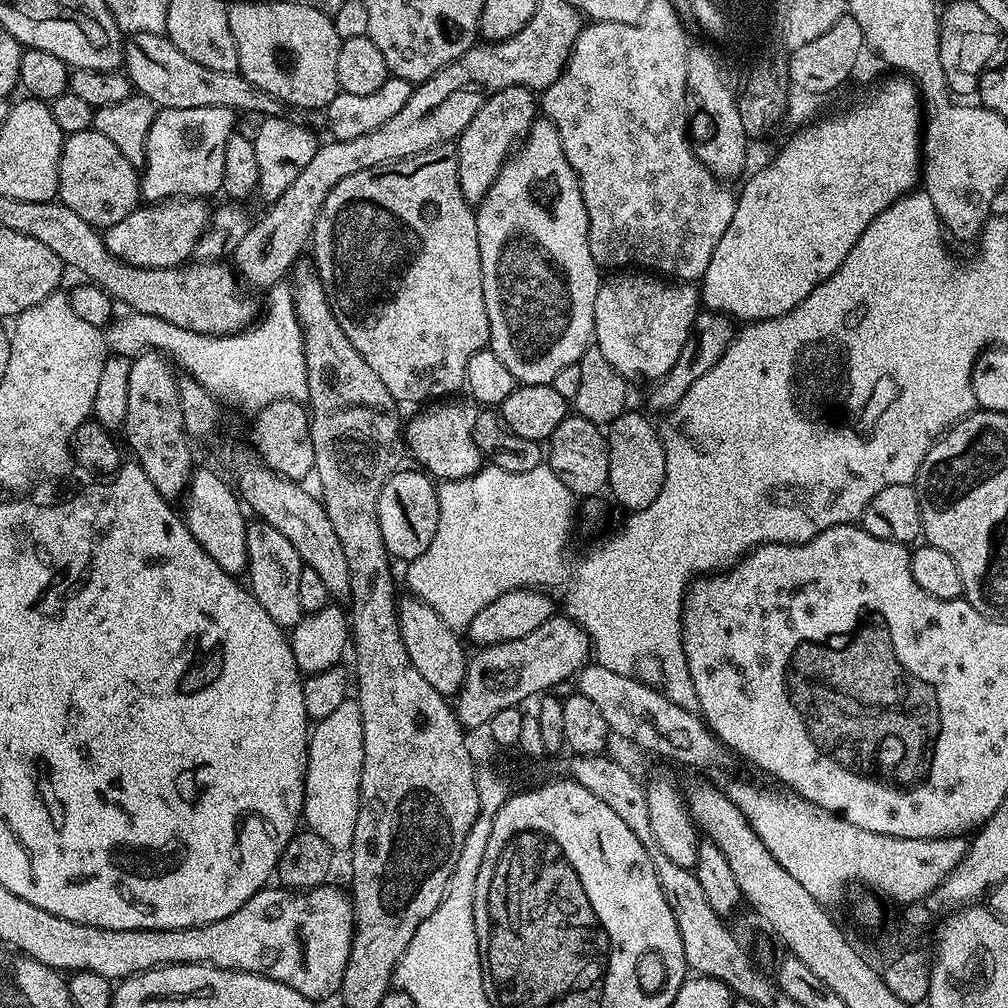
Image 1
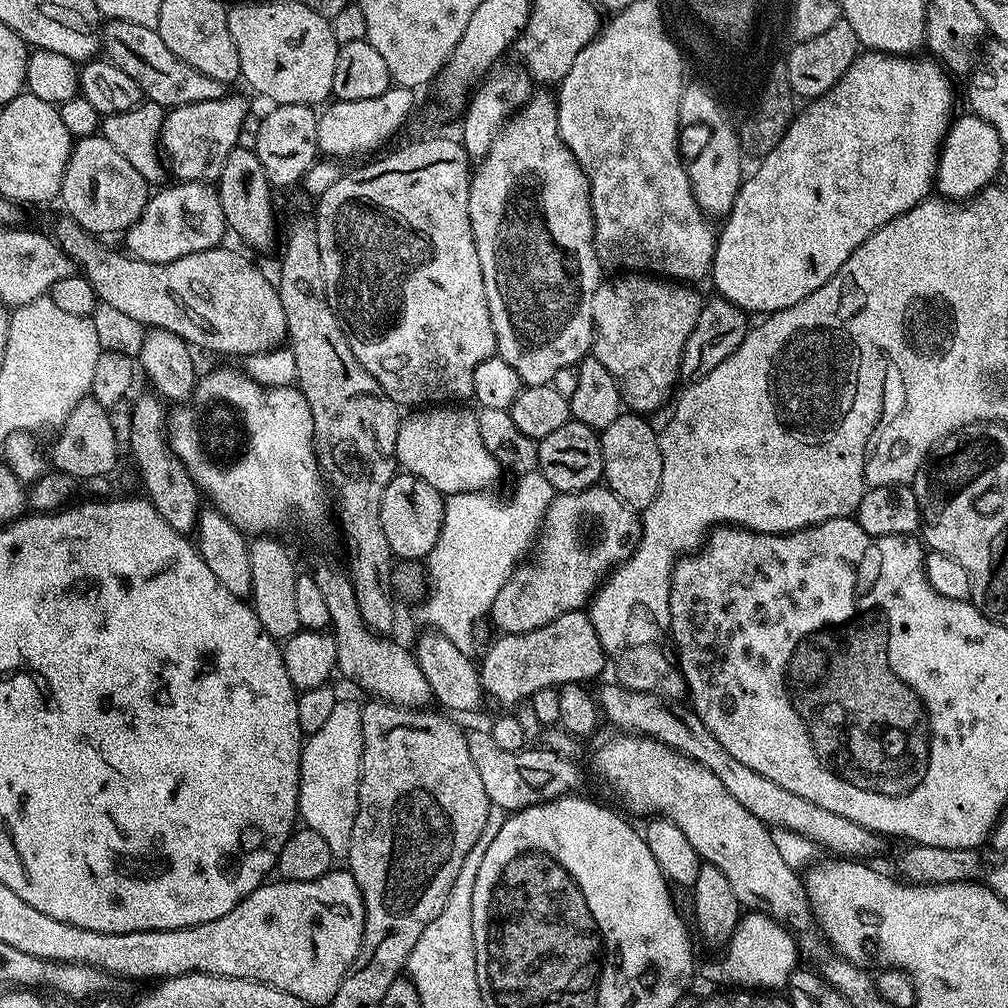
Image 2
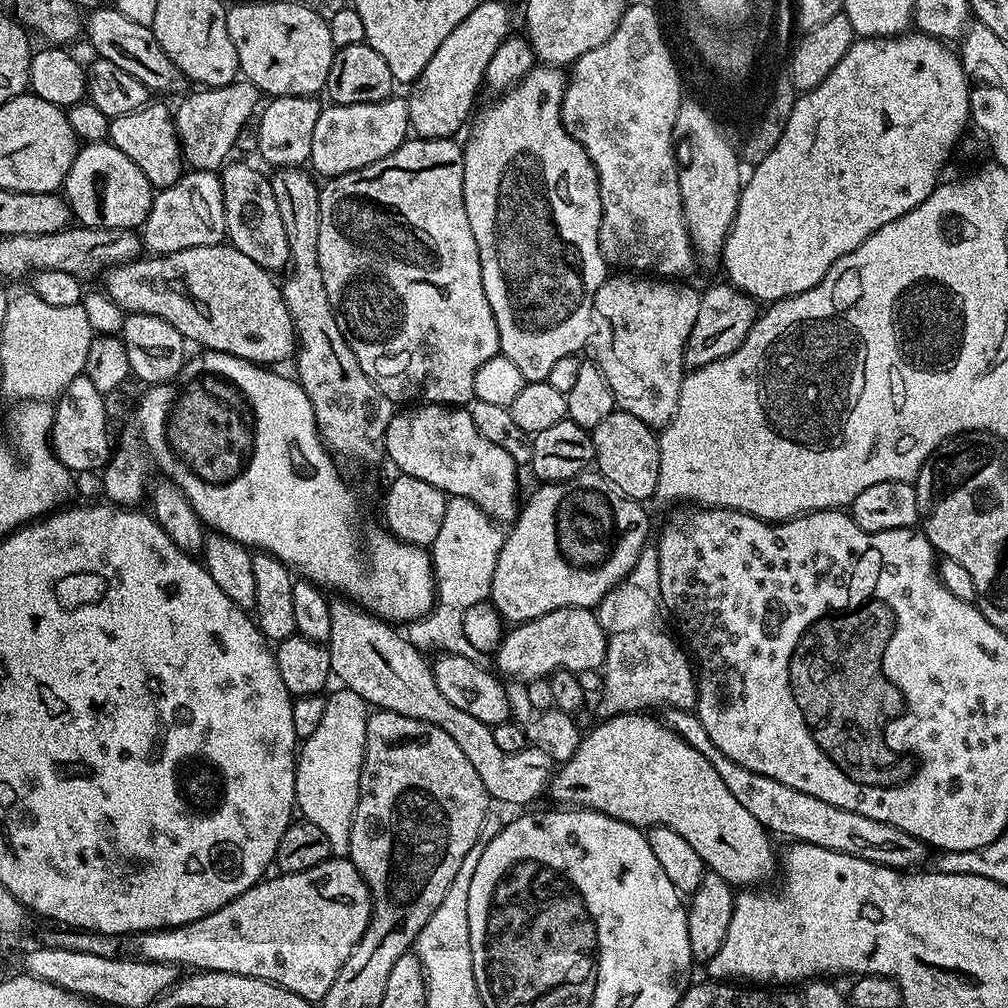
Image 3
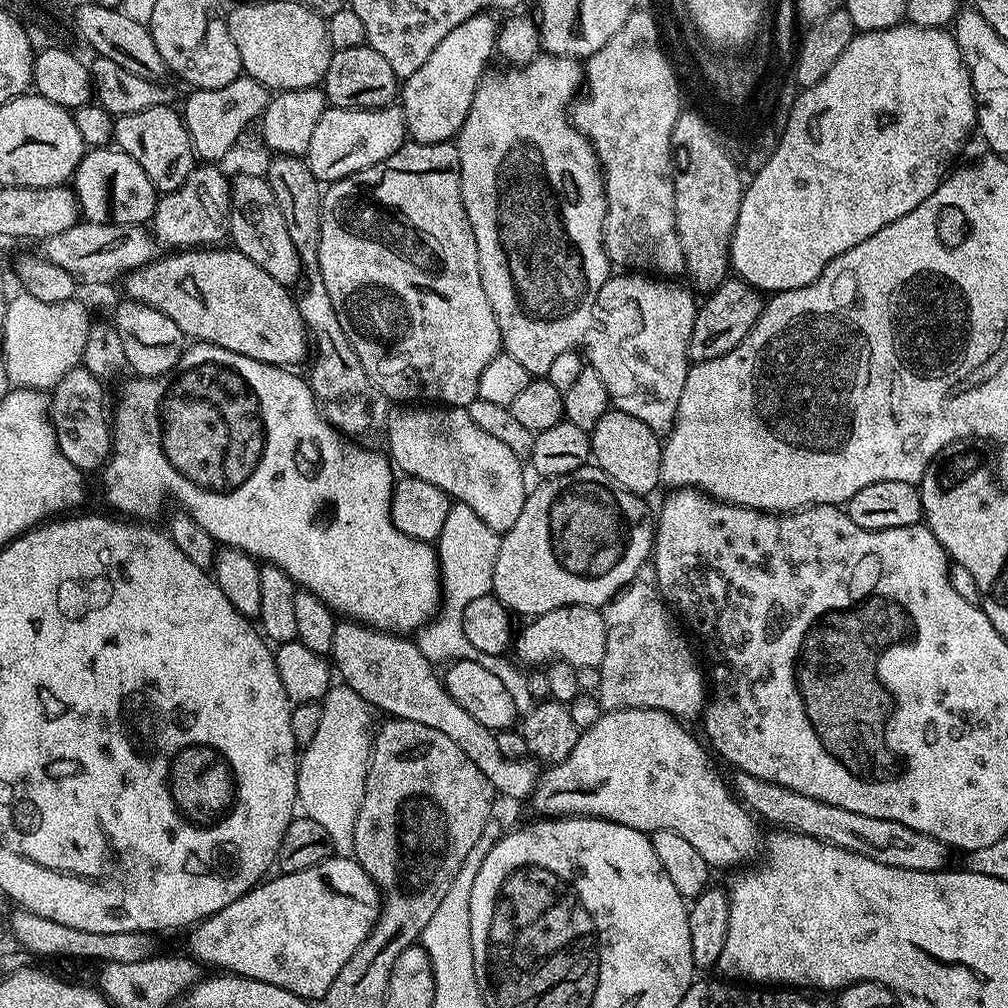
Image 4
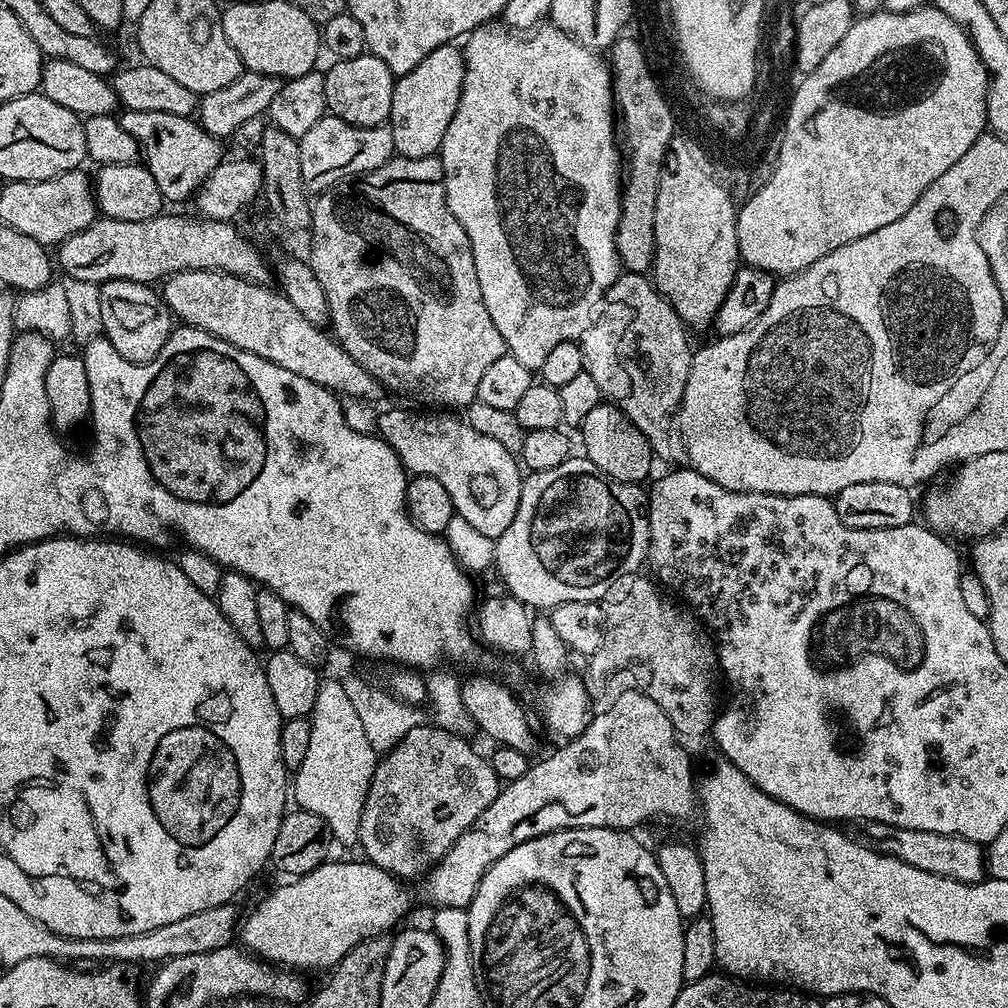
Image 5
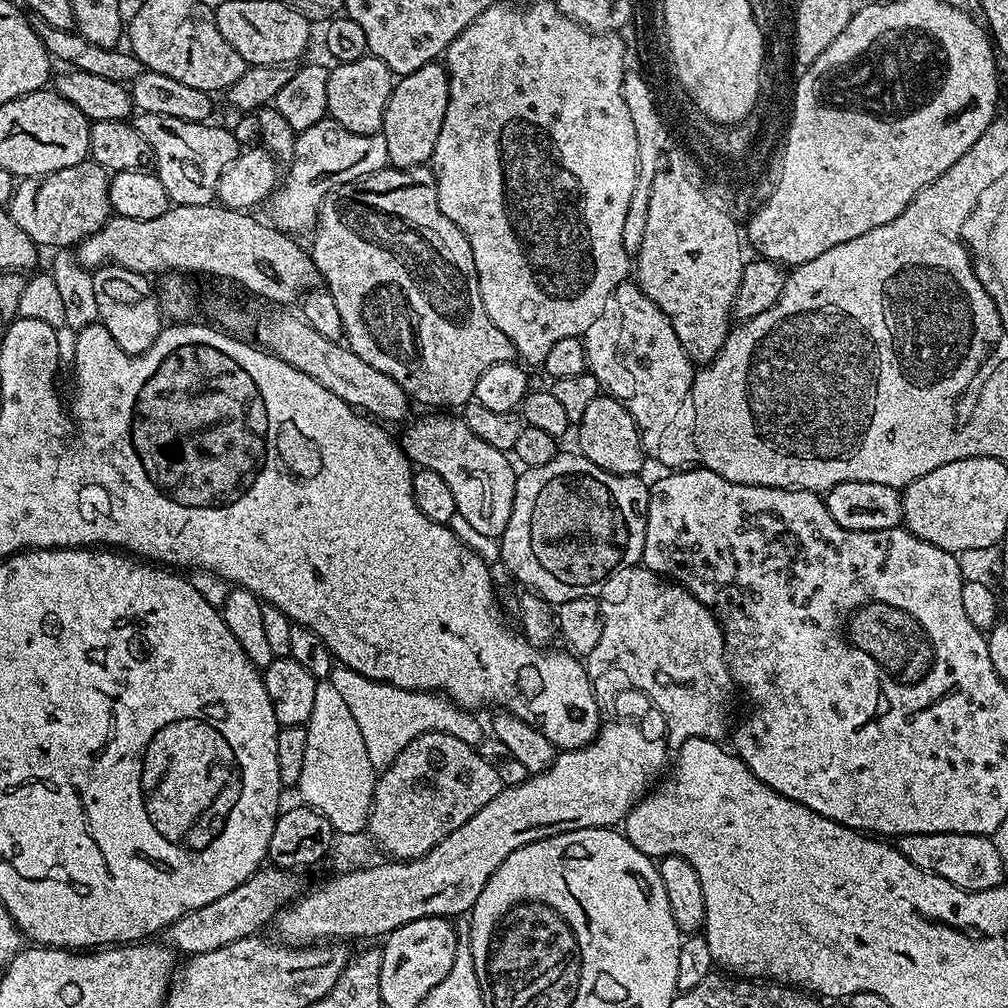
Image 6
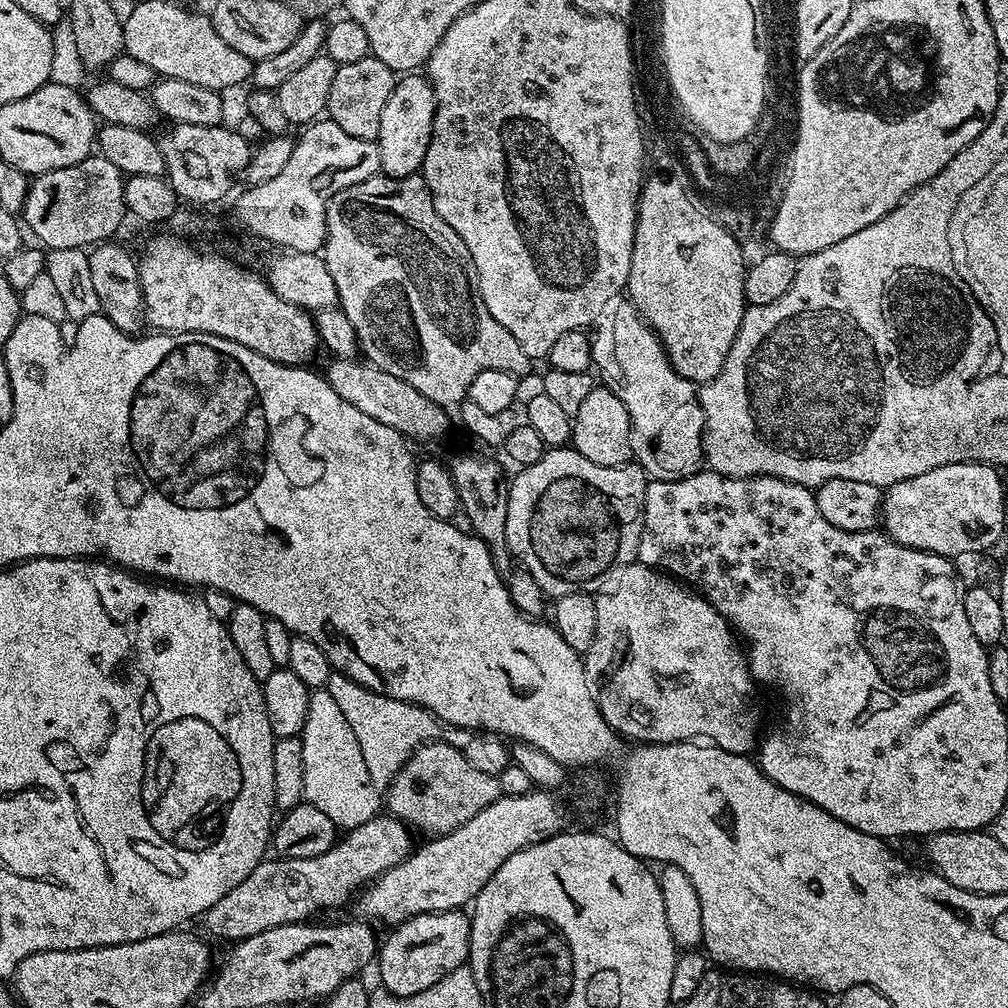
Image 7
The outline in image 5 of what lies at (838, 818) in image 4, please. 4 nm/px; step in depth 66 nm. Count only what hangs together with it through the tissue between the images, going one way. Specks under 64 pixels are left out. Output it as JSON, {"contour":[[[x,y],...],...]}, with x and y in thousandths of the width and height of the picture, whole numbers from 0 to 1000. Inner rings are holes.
{"contour":[[[875,815],[856,818],[856,832],[869,844],[899,855],[899,859],[911,859],[919,867],[931,867],[935,871],[949,873],[955,877],[968,877],[978,869],[978,845],[973,838],[962,835],[962,831],[927,827],[927,823],[903,823],[895,819],[883,819]]]}

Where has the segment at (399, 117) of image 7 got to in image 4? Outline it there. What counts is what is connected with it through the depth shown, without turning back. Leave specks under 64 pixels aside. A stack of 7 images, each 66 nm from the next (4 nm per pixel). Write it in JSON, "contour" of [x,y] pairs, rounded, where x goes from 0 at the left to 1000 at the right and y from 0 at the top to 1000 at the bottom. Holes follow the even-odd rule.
{"contour":[[[477,14],[446,30],[446,34],[431,46],[427,58],[423,58],[411,73],[400,76],[395,106],[401,113],[402,132],[412,142],[442,143],[455,131],[466,111],[472,84],[481,72],[484,51],[488,52],[492,44],[494,24],[486,17]]]}

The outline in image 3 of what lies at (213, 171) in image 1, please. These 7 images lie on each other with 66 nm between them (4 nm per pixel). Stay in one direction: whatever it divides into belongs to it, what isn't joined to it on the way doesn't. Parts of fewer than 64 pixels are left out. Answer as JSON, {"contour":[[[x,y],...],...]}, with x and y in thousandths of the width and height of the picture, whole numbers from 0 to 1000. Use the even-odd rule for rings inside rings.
{"contour":[[[235,77],[219,87],[192,90],[196,91],[188,92],[173,107],[175,132],[179,135],[181,154],[191,168],[214,169],[231,154],[229,151],[234,147],[236,133],[241,127],[247,126],[249,119],[246,118],[255,114],[260,92],[241,77]]]}

